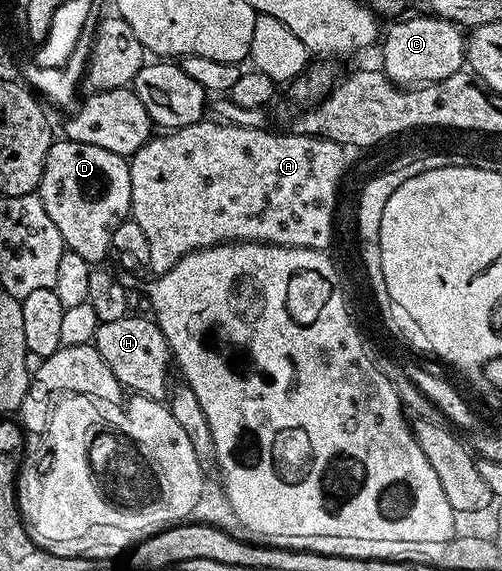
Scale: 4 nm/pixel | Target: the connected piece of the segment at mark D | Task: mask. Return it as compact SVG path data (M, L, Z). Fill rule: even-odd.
M65 138L55 139L47 152L36 193L62 233L65 247L90 264L106 260L118 224L127 221L131 213L128 163L109 149Z

